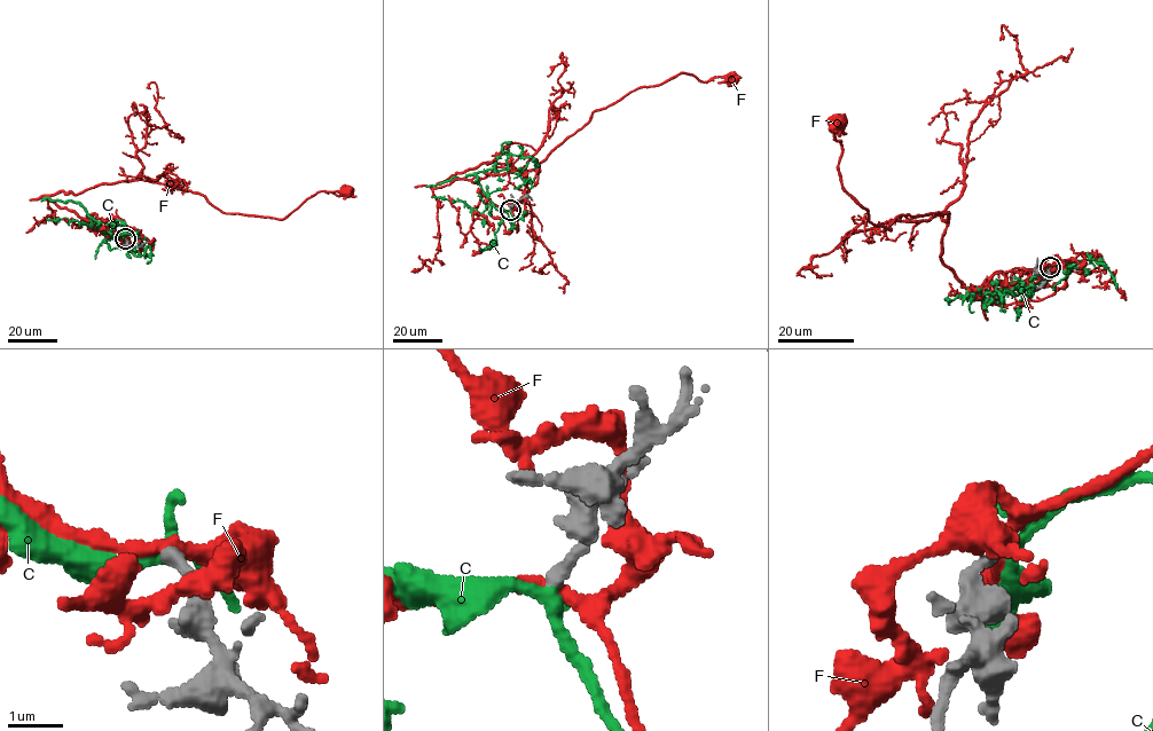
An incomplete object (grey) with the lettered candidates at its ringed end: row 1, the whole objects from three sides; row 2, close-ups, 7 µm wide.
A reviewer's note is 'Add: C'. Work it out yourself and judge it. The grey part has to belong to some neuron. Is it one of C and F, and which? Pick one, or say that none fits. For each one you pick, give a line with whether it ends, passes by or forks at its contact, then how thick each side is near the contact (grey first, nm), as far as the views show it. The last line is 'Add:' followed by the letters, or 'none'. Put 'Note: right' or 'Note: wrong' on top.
Note: right
C: it forks there; 220 nm thick on the grey side, 190 nm on the other
Add: C

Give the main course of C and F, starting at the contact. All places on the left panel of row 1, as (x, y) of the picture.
C: (125, 238), (95, 221), (92, 225), (89, 218), (120, 225), (120, 233), (151, 243), (147, 262)
F: (125, 238), (49, 196), (143, 180), (197, 193), (225, 212), (284, 219), (319, 191), (346, 189)

